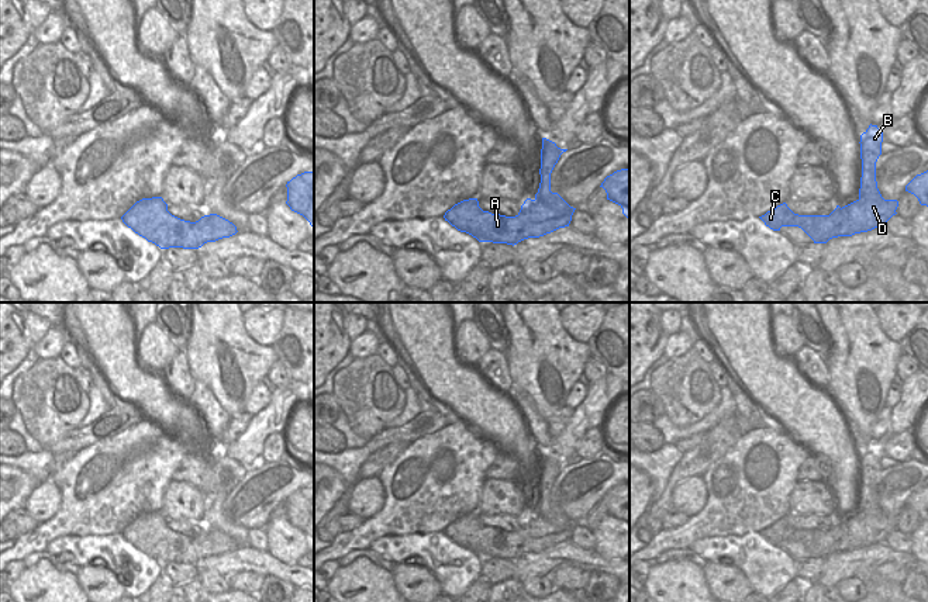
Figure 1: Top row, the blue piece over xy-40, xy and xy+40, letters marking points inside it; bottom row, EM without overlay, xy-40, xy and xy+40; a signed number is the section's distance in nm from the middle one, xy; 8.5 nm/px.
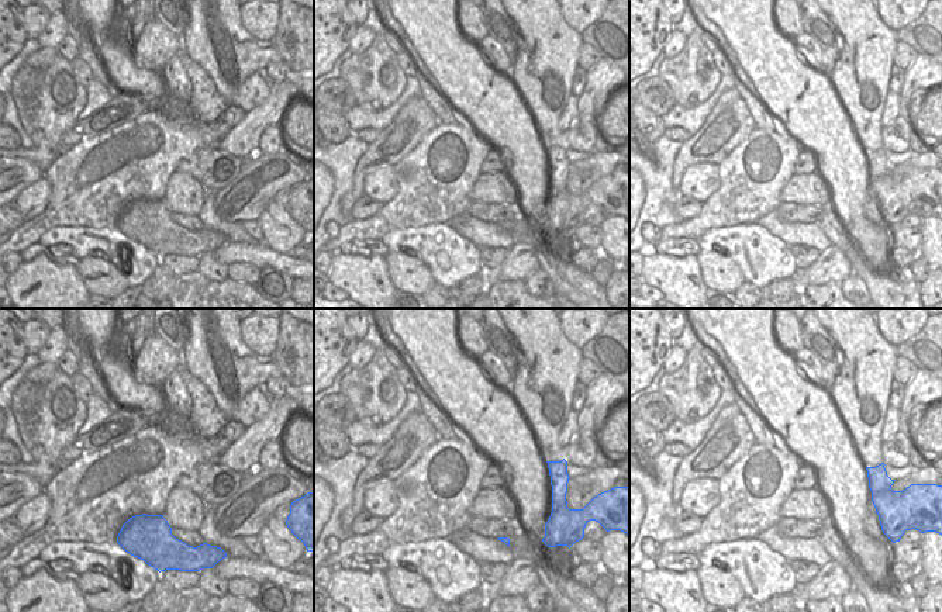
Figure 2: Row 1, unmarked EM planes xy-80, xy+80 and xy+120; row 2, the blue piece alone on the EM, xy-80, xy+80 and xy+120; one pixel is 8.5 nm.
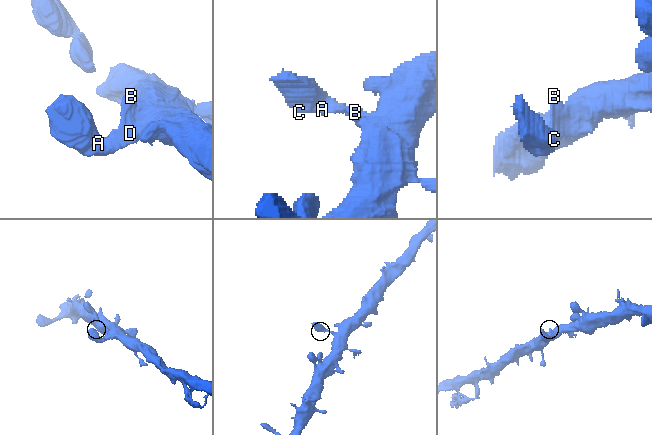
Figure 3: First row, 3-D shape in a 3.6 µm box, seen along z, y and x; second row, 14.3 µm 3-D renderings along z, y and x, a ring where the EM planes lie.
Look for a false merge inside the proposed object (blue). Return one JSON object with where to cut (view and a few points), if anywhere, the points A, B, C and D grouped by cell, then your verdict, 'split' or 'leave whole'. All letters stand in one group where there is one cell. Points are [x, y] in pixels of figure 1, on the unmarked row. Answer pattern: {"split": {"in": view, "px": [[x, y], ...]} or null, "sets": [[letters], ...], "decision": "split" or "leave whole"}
{"split": null, "sets": [["A", "B", "C", "D"]], "decision": "leave whole"}

